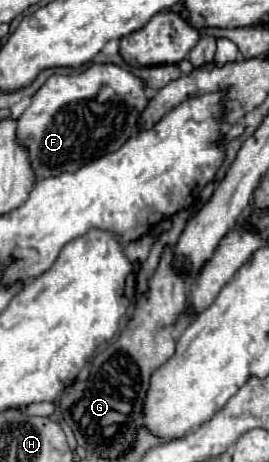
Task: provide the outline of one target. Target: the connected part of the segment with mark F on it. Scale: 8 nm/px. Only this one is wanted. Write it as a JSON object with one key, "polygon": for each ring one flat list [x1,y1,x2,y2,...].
{"polygon":[[91,64,89,68,73,74,53,74,33,96,33,102,17,120,17,140,29,152,35,178,59,176,63,172,75,172,83,164,119,150,137,132,137,122,147,106,145,82,131,72,115,64]]}

